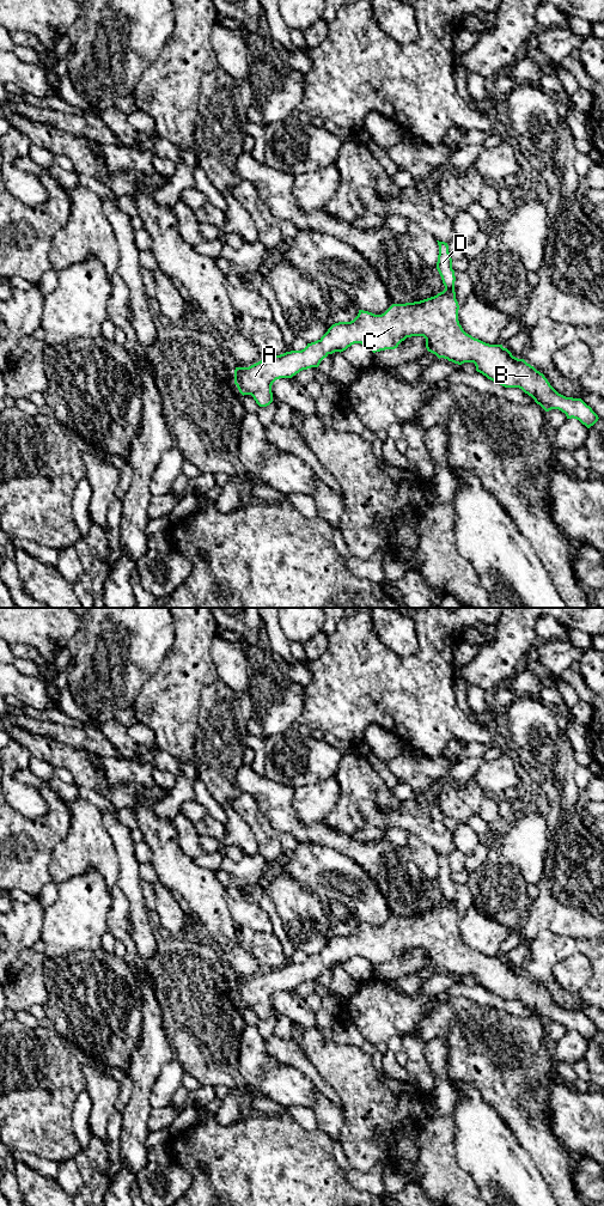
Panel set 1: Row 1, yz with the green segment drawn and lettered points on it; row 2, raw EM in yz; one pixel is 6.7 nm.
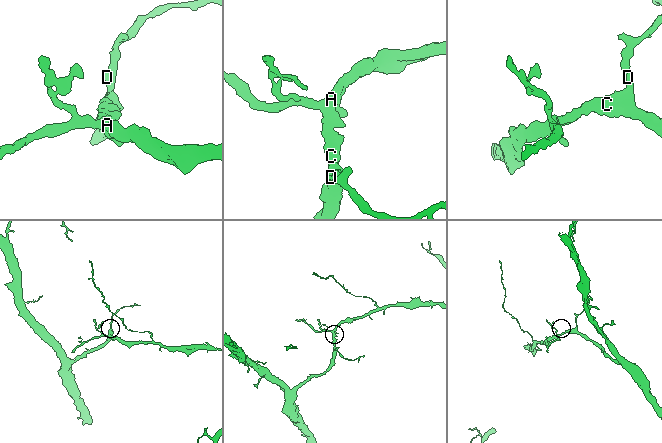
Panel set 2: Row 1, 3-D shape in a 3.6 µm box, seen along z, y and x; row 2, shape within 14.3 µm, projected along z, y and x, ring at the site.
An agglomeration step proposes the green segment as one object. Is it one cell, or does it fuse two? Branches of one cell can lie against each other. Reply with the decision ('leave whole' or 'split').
leave whole

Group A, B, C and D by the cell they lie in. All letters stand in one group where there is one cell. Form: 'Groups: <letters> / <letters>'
Groups: A B C D

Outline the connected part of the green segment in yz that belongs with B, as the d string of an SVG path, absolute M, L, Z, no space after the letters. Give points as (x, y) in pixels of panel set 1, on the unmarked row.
M437 854L439 858L437 882L445 899L443 904L420 914L392 916L382 927L359 922L358 928L353 933L332 937L319 952L307 956L301 963L291 963L280 968L266 969L249 980L236 980L234 997L239 1005L243 1009L251 1007L260 1019L267 1019L273 1015L272 998L276 992L292 991L303 982L318 980L321 974L329 967L335 964L341 966L354 956L361 956L373 966L395 962L407 950L423 949L426 951L427 963L435 967L439 972L444 970L458 977L474 975L477 985L505 1000L521 1001L545 1024L559 1022L566 1027L567 1031L576 1031L587 1041L593 1038L599 1030L581 1011L566 1010L559 1006L543 986L524 972L513 969L502 957L486 956L463 943L458 933L459 918L454 904L456 889L452 882L449 858L445 854Z

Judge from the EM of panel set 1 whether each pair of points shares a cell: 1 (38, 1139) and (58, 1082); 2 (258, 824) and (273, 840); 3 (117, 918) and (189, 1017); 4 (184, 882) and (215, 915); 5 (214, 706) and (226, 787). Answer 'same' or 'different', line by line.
1: same
2: same
3: same
4: same
5: same

